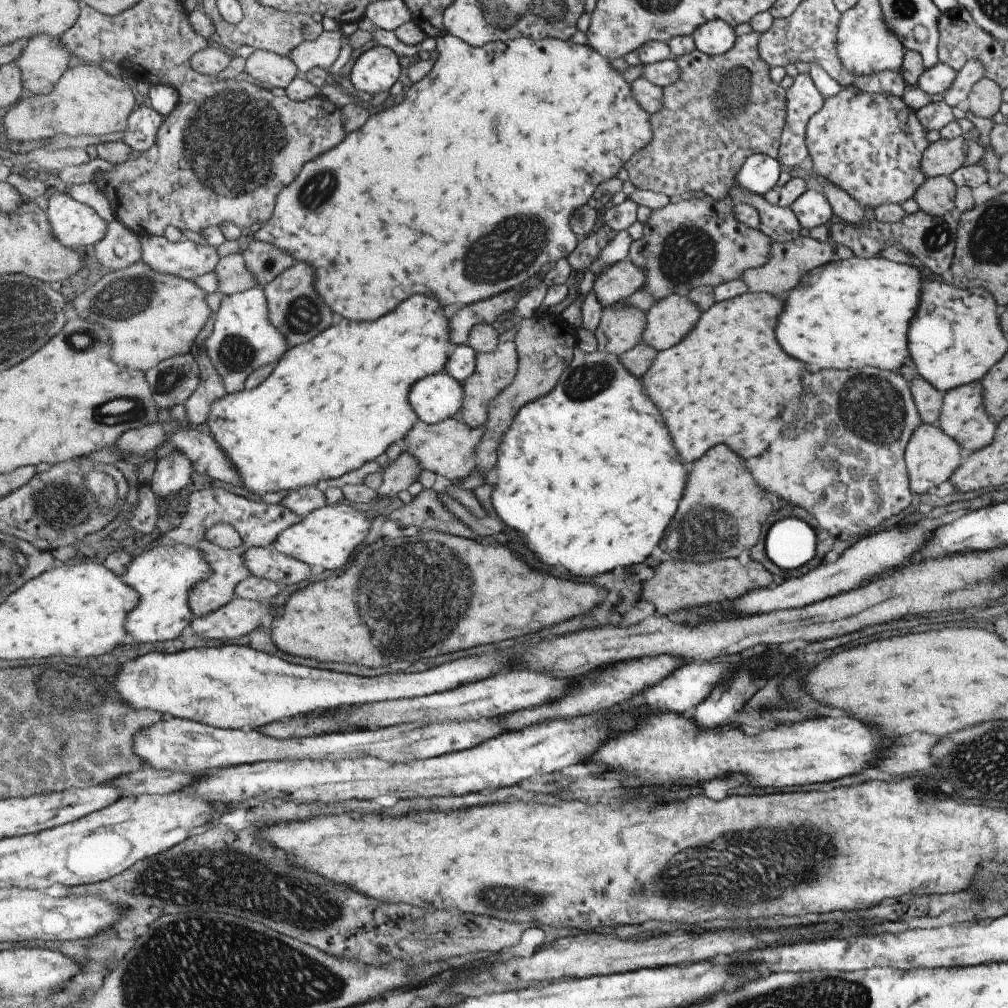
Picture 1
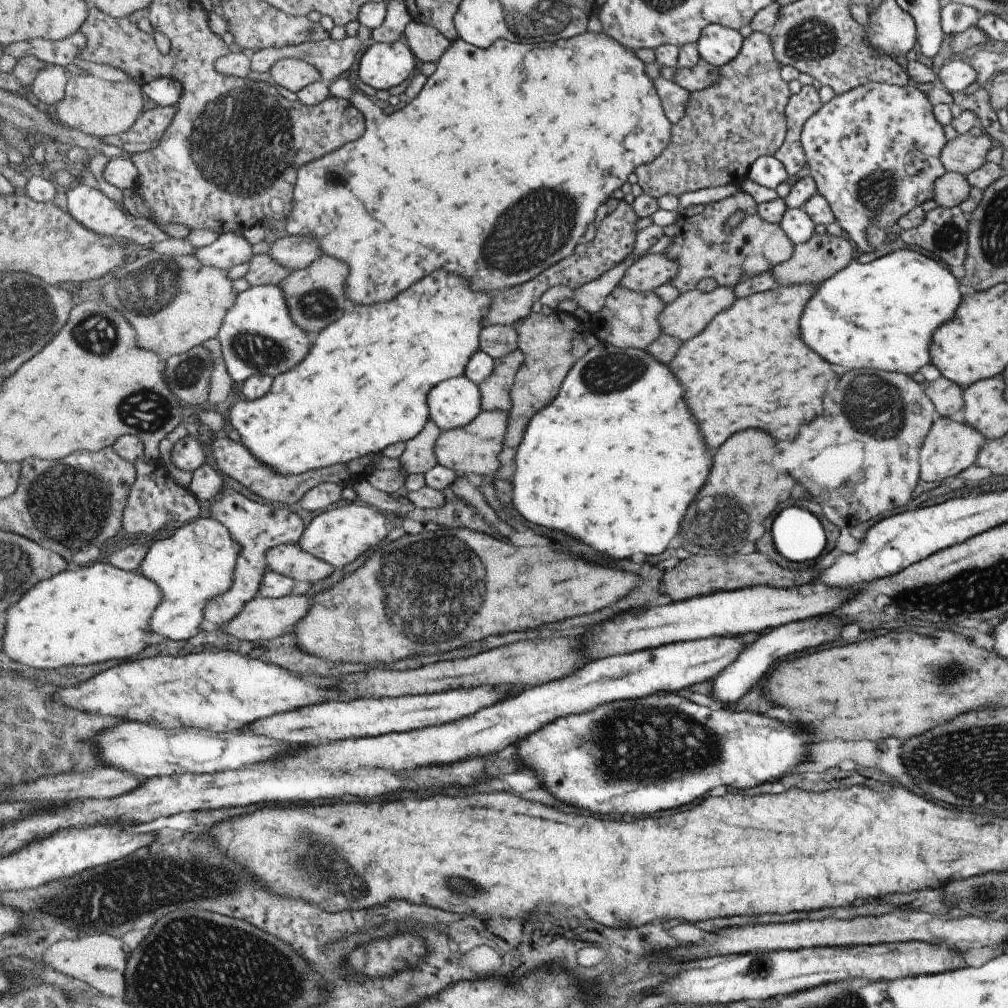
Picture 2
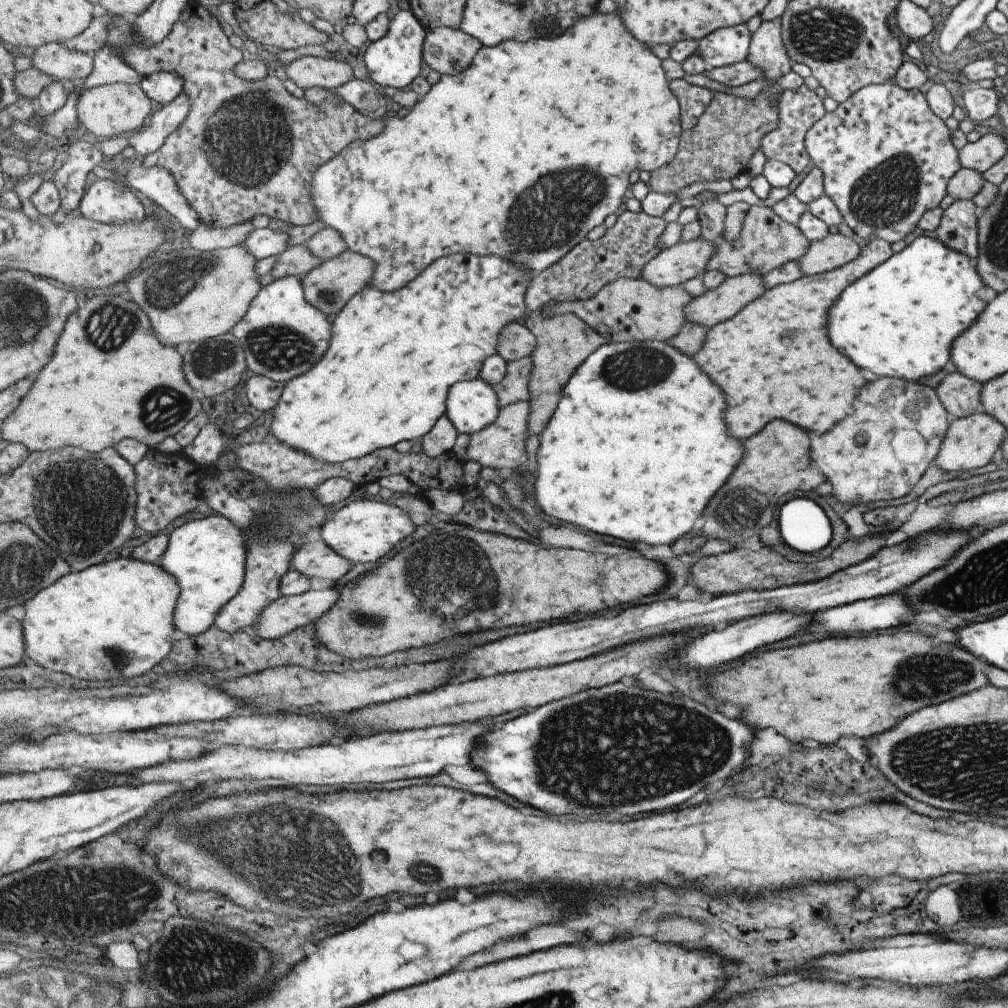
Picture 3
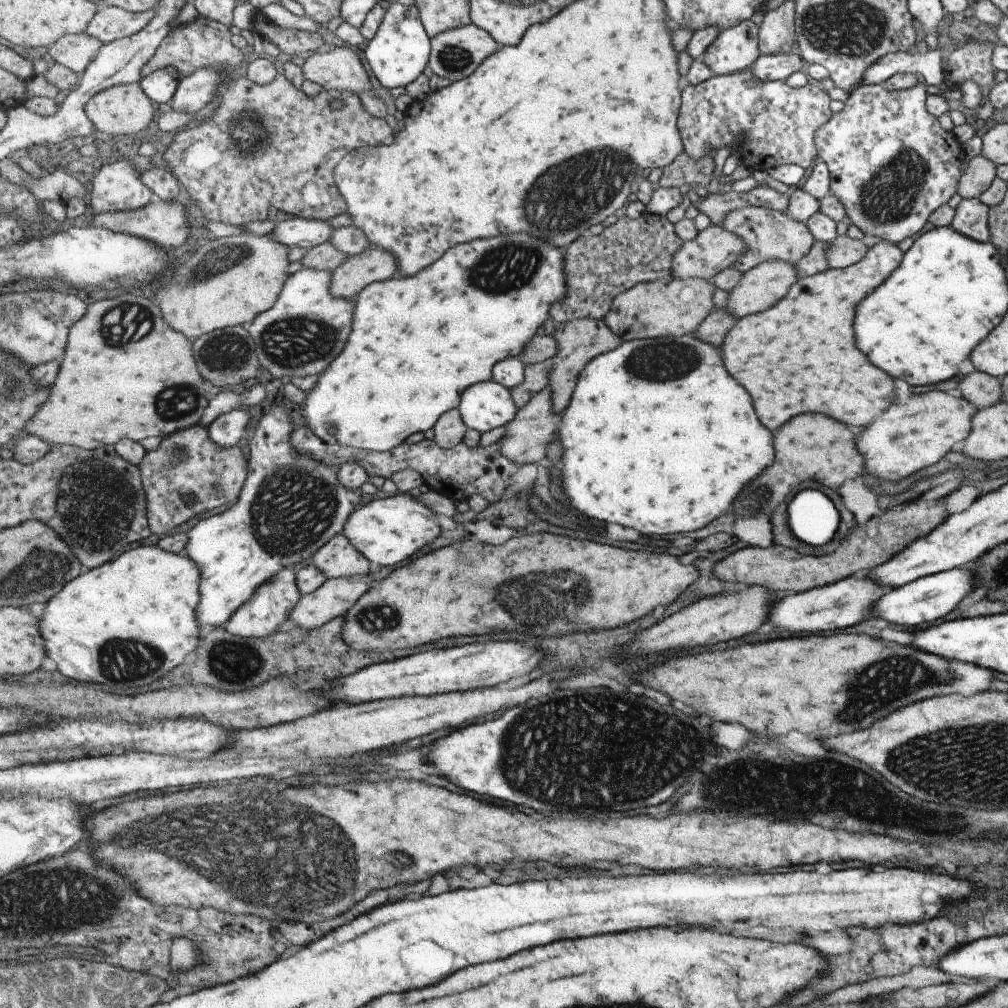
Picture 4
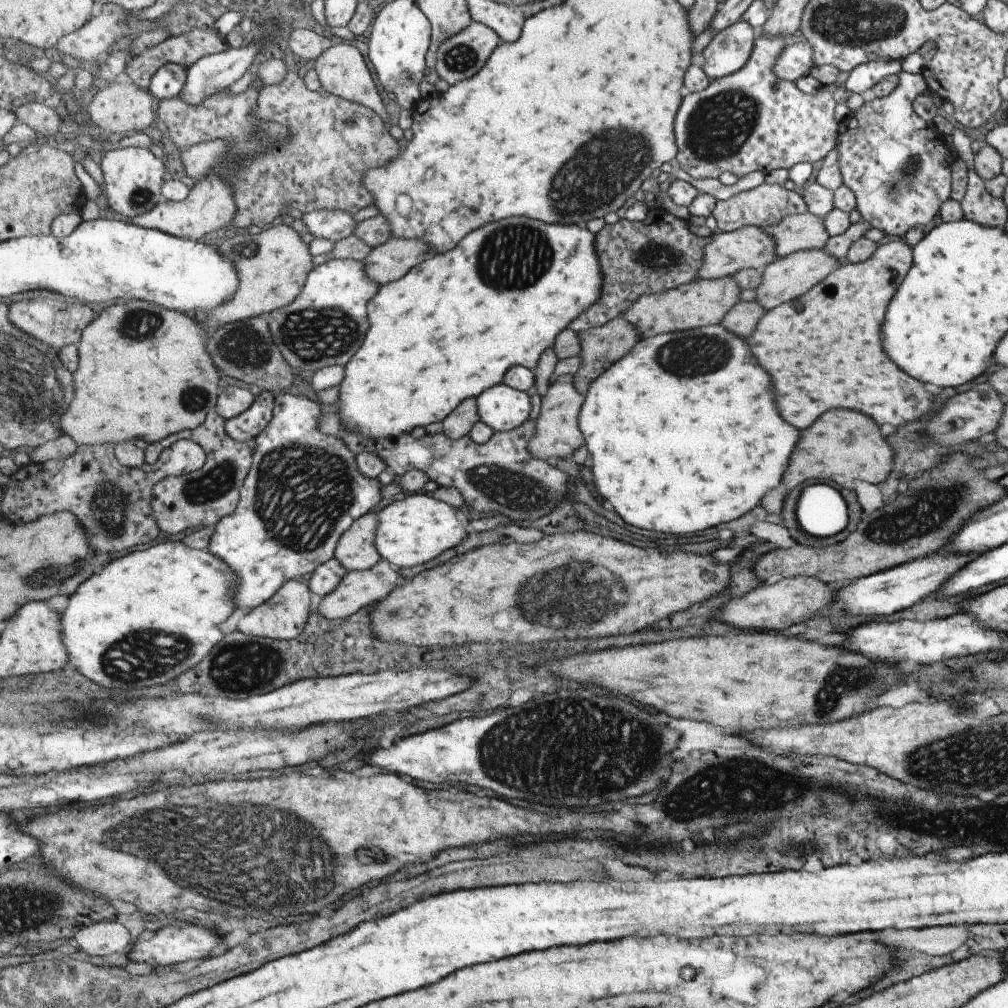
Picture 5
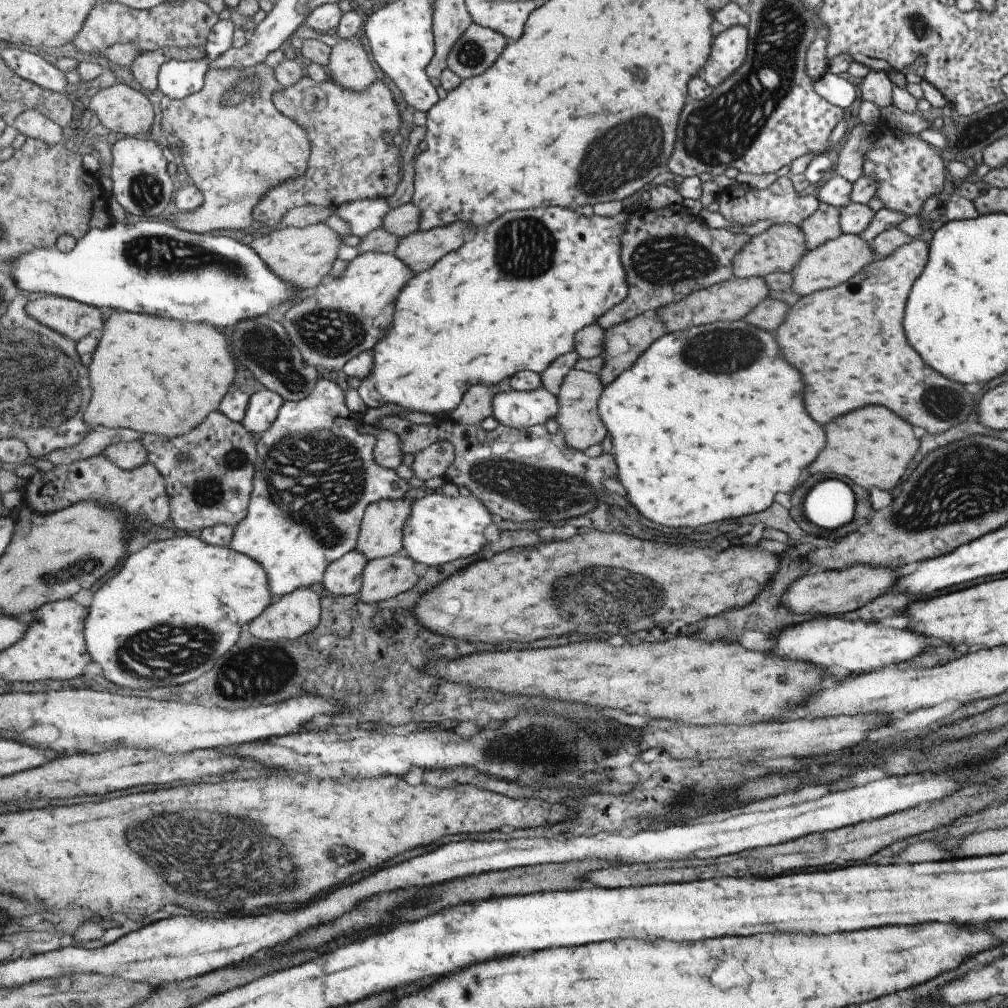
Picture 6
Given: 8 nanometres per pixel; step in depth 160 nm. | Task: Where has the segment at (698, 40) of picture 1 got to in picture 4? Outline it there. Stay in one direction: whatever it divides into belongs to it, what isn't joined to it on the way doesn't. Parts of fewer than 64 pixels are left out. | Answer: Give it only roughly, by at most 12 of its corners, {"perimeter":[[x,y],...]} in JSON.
{"perimeter":[[743,20],[718,32],[703,52],[711,74],[749,68],[757,26]]}

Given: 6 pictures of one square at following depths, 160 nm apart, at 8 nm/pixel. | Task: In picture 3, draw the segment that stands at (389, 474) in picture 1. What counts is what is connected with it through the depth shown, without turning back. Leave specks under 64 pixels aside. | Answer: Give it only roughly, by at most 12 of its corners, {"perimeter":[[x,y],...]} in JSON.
{"perimeter":[[445,413],[422,437],[433,458],[451,450],[459,433]]}

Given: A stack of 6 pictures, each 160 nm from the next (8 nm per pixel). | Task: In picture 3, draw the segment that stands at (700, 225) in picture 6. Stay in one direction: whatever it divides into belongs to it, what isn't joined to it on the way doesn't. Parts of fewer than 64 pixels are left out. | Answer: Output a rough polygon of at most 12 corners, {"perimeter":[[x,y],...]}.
{"perimeter":[[627,209],[535,274],[528,316],[637,279],[667,223]]}

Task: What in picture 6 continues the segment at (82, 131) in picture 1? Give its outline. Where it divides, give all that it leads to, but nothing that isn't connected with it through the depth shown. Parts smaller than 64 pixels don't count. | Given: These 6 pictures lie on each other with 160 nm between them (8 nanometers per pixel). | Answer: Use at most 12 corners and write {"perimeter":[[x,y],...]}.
{"perimeter":[[119,83],[92,91],[89,114],[127,137],[146,137],[153,102]]}

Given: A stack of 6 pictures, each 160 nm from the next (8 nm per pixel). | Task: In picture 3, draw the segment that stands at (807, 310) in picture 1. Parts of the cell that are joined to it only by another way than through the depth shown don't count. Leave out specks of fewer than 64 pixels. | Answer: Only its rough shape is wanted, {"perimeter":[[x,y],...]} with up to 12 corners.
{"perimeter":[[924,234],[846,286],[831,344],[916,381],[983,312],[971,259]]}

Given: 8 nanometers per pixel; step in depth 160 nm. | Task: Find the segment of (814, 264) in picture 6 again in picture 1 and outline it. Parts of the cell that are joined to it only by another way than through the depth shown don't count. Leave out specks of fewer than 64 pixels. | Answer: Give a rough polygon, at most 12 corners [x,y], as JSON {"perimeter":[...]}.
{"perimeter":[[670,294],[645,314],[641,343],[662,351],[693,328],[701,312]]}

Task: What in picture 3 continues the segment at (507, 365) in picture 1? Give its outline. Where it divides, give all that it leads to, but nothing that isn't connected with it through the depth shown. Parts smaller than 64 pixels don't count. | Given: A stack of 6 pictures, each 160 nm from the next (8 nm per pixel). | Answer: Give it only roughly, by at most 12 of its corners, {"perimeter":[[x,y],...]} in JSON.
{"perimeter":[[531,357],[508,362],[508,376],[494,386],[506,407],[532,397]]}

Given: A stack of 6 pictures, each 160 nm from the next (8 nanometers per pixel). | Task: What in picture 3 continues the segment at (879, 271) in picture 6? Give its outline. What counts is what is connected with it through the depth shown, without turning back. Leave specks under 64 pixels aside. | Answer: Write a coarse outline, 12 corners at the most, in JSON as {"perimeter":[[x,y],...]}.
{"perimeter":[[885,262],[775,285],[709,328],[691,358],[749,438],[775,418],[819,434],[869,381],[827,313]]}

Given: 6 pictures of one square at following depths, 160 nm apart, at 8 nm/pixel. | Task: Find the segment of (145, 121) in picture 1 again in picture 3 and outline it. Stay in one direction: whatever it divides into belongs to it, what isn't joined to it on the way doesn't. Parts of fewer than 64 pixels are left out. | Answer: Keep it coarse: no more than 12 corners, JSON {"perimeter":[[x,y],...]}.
{"perimeter":[[183,91],[152,114],[148,127],[126,135],[143,157],[159,150],[186,121]]}

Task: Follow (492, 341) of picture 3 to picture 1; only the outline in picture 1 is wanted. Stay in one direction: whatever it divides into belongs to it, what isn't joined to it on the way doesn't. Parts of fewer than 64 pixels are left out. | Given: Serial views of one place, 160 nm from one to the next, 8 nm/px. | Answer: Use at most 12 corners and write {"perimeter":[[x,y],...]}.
{"perimeter":[[417,294],[295,346],[203,428],[258,495],[379,458],[448,368]]}

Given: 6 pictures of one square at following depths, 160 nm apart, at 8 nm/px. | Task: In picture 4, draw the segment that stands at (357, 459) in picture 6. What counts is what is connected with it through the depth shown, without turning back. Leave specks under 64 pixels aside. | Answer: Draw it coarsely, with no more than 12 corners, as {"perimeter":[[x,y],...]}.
{"perimeter":[[273,404],[238,502],[187,532],[197,620],[226,625],[343,533],[363,492]]}

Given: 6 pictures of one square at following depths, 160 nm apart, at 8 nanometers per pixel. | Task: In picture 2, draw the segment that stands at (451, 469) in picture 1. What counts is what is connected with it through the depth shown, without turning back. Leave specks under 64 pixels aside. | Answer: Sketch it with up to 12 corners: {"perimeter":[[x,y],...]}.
{"perimeter":[[483,410],[449,429],[438,464],[491,478],[501,468],[510,411]]}

